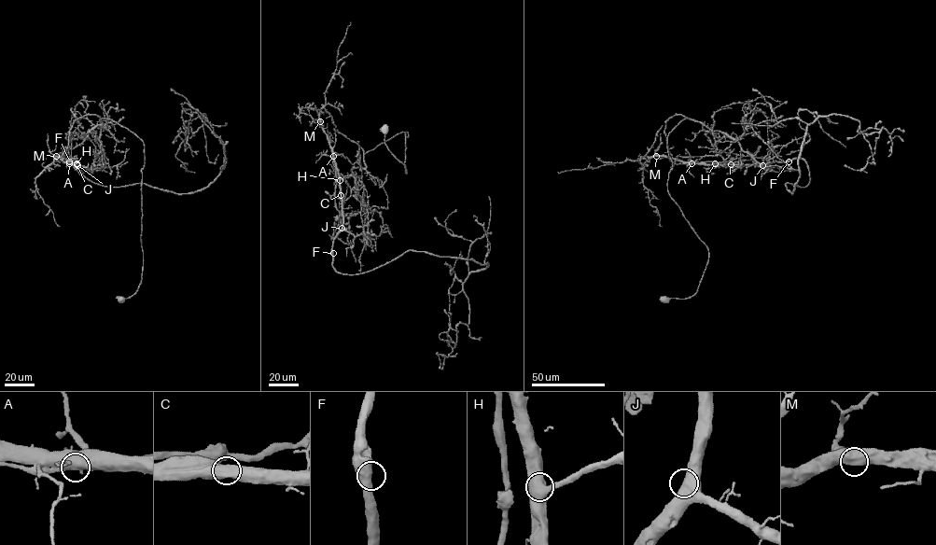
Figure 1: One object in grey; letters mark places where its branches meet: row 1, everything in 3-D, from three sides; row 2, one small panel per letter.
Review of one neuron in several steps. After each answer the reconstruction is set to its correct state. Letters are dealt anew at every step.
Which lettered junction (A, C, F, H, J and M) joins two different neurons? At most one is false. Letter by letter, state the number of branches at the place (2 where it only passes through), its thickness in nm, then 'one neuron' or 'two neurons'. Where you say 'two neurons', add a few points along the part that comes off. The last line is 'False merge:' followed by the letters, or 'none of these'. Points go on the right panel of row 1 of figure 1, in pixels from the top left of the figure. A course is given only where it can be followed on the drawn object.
A: 1 | 850 nm | two neurons | (691, 163), (669, 157), (676, 115), (689, 118), (669, 133), (668, 192), (708, 260), (693, 295), (660, 300)
C: 1 | 850 nm | one neuron
F: 2 | 650 nm | one neuron
H: 1 | 850 nm | one neuron
J: 1 | 800 nm | one neuron
M: 1 | 800 nm | one neuron
False merge: A

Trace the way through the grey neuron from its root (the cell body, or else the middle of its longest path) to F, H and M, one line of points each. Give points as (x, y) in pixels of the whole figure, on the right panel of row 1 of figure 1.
F: (665, 299), (692, 296), (708, 257), (667, 190), (671, 131), (689, 118), (769, 160), (767, 170), (789, 161)
H: (665, 299), (692, 296), (708, 257), (667, 190), (667, 138), (689, 118), (666, 121), (670, 161), (715, 163)
M: (665, 299), (692, 296), (708, 257), (667, 190), (667, 138), (688, 118), (664, 131), (683, 163), (656, 156)

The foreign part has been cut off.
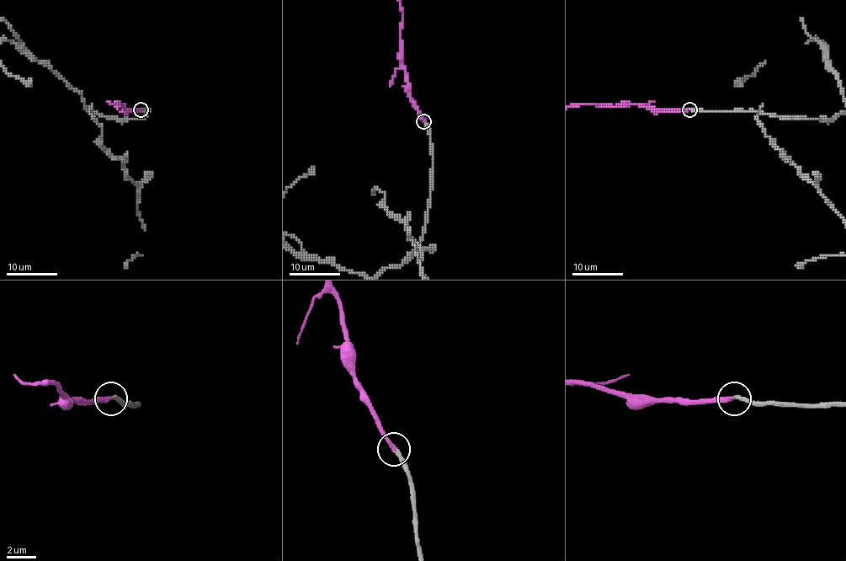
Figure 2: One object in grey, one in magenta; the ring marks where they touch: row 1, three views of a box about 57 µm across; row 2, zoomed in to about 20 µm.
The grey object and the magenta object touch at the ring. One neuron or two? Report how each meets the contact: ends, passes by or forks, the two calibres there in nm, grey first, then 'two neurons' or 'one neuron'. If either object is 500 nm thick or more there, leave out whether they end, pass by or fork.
grey ends there; magenta ends there; 240 nm thick on the grey side, 280 nm on the other; one neuron

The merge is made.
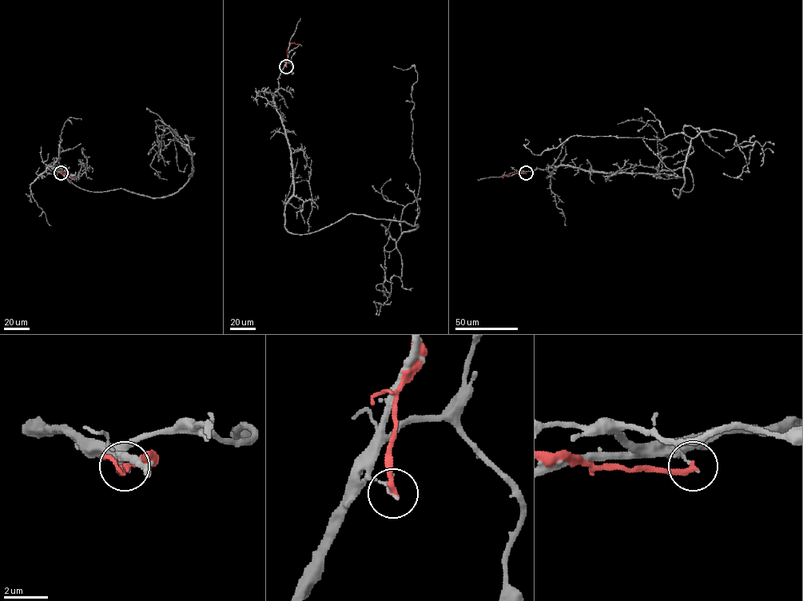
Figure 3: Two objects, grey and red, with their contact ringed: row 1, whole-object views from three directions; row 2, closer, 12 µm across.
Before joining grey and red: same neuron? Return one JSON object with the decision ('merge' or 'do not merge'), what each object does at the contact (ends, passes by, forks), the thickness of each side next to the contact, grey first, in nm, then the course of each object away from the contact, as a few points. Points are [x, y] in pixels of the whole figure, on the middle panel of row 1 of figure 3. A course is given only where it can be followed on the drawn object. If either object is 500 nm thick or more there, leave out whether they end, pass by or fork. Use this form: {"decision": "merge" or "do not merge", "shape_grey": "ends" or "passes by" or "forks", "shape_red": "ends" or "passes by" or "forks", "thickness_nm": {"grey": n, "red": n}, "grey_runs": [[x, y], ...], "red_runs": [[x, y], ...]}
{"decision": "do not merge", "shape_grey": "ends", "shape_red": "ends", "thickness_nm": {"grey": 140, "red": 280}, "grey_runs": [[286, 66], [284, 228], [306, 234], [351, 213], [417, 226], [400, 224], [417, 74], [393, 66]], "red_runs": [[286, 66], [288, 45], [294, 42], [299, 45]]}

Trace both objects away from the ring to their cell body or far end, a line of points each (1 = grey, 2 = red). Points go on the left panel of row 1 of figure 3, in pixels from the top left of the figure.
1: (61, 173), (87, 190), (171, 196), (192, 173), (174, 133), (194, 137), (191, 155), (168, 140)
2: (61, 173), (69, 177), (73, 176)

